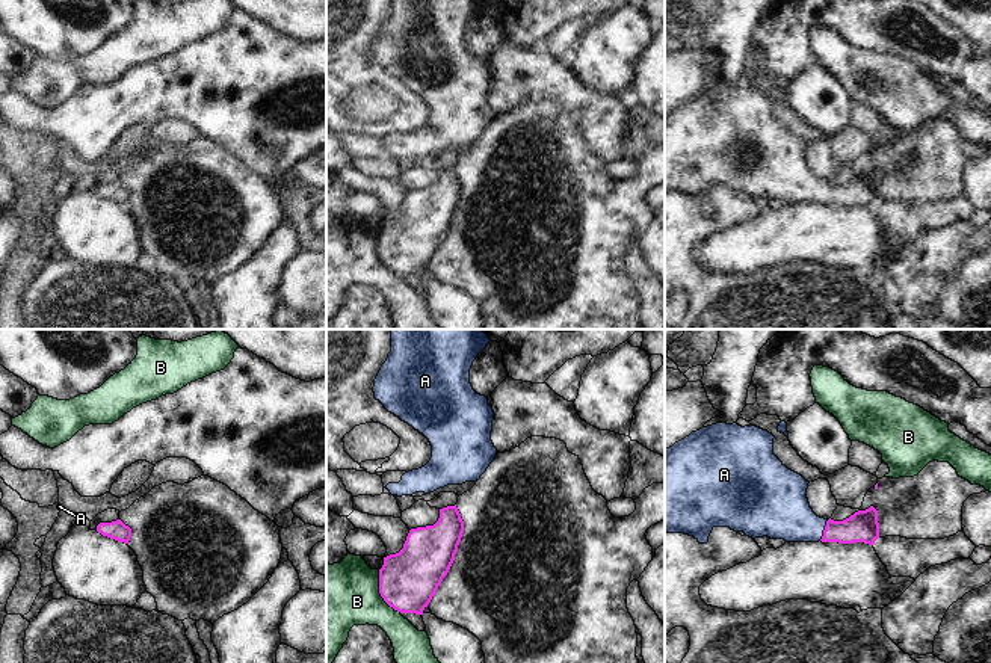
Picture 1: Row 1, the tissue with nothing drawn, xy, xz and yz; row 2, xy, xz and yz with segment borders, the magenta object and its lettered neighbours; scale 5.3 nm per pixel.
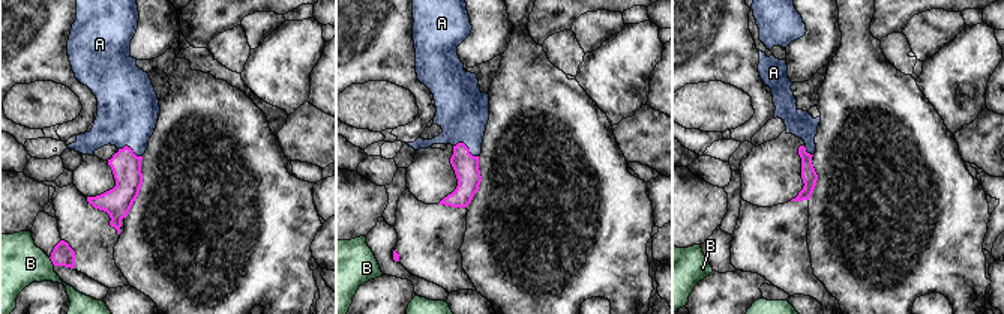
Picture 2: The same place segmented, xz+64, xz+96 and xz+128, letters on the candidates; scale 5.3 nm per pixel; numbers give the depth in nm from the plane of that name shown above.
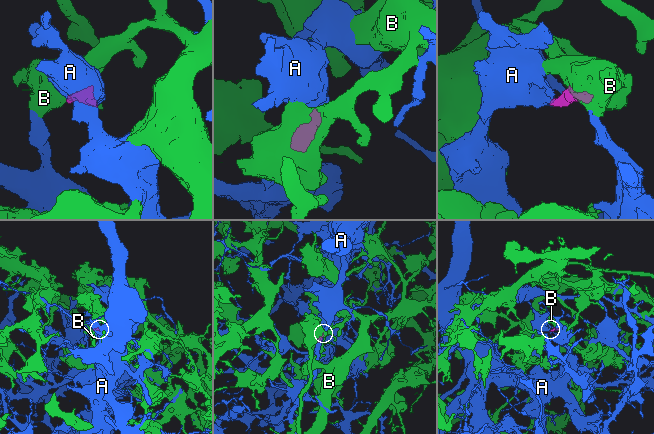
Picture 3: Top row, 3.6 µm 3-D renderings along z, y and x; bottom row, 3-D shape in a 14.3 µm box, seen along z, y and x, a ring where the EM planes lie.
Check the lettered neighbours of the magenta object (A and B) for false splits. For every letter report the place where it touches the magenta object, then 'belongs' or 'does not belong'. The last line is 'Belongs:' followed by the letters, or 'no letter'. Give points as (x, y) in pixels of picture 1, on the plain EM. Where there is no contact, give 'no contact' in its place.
A: yz (824, 192) | belongs
B: xz (379, 254) | does not belong
Belongs: A

